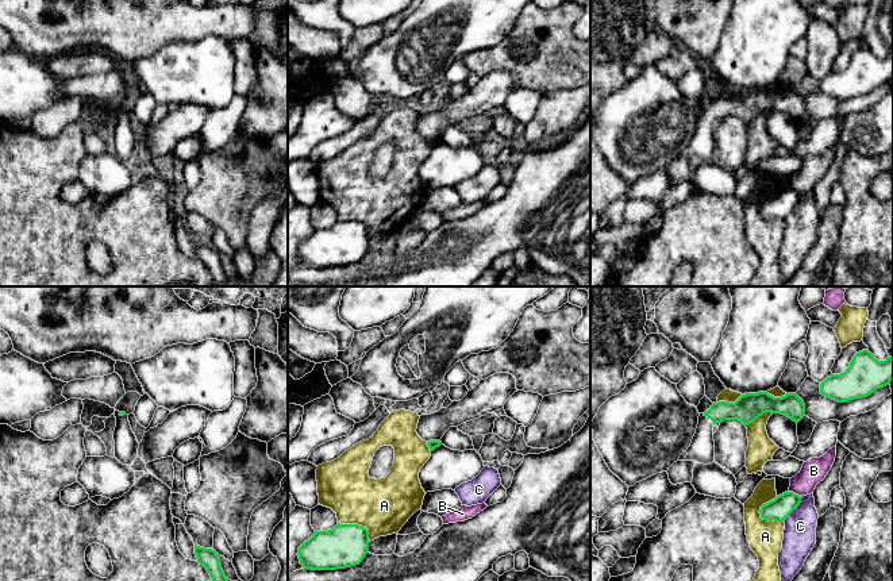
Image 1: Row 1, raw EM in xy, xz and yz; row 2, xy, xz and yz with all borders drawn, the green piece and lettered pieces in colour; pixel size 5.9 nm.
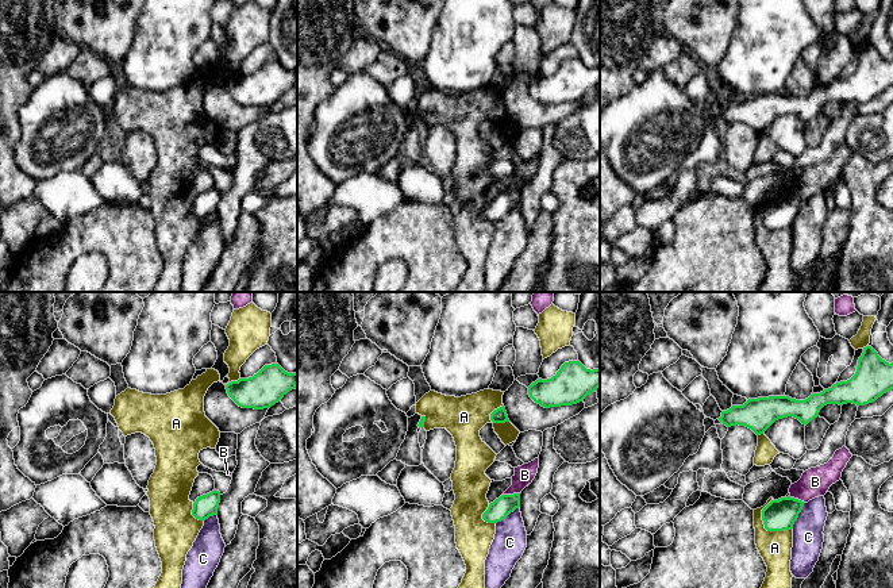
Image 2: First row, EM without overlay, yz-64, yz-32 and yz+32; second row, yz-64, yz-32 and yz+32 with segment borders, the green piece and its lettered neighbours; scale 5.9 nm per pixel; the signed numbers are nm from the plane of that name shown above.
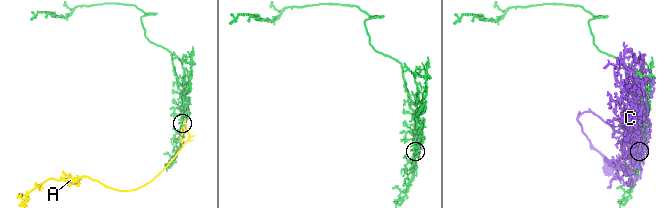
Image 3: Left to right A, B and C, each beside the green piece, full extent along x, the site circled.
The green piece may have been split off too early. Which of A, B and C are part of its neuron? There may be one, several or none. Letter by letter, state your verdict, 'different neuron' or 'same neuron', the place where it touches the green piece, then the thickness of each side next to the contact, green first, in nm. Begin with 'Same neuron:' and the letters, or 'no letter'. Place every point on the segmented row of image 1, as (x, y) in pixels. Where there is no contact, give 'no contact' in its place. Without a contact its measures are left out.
Same neuron: no letter
A: different neuron; contact yz (762, 506); calibres 140 and 200 nm
B: different neuron; contact yz (795, 493); calibres 140 and 140 nm
C: different neuron; contact yz (795, 508); calibres 140 and 190 nm

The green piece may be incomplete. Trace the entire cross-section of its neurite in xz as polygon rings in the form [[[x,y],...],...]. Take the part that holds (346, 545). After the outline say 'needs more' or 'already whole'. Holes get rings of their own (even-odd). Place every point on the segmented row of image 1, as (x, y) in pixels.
[[[338,523],[332,530],[315,531],[299,547],[304,569],[336,570],[359,565],[369,553],[369,530],[358,524]]]; already whole

